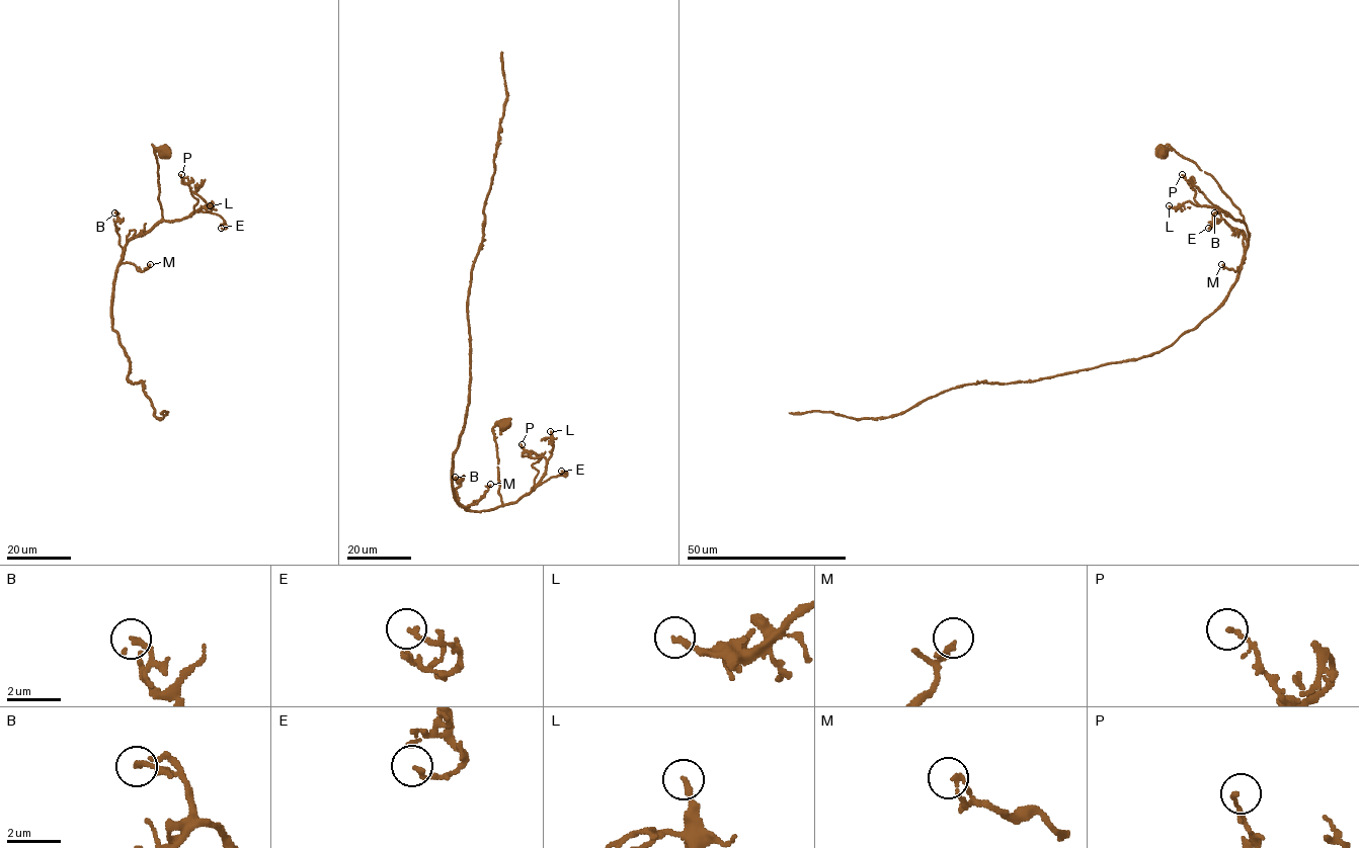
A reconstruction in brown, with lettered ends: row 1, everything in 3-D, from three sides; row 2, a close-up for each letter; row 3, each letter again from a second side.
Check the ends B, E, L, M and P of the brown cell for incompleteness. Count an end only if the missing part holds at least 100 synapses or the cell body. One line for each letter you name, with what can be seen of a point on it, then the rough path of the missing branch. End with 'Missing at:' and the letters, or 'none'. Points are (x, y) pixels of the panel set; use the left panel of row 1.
Missing at: none

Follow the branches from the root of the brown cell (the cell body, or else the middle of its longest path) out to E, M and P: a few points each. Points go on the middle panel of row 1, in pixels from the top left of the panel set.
E: (505, 423), (499, 422), (493, 428), (503, 506), (515, 503), (551, 477), (567, 474), (561, 471)
M: (505, 423), (499, 422), (493, 428), (502, 506), (482, 511), (468, 511), (462, 506), (476, 504), (490, 484)
P: (505, 423), (499, 422), (493, 428), (503, 506), (527, 495), (546, 469), (546, 459), (532, 457), (522, 444)

